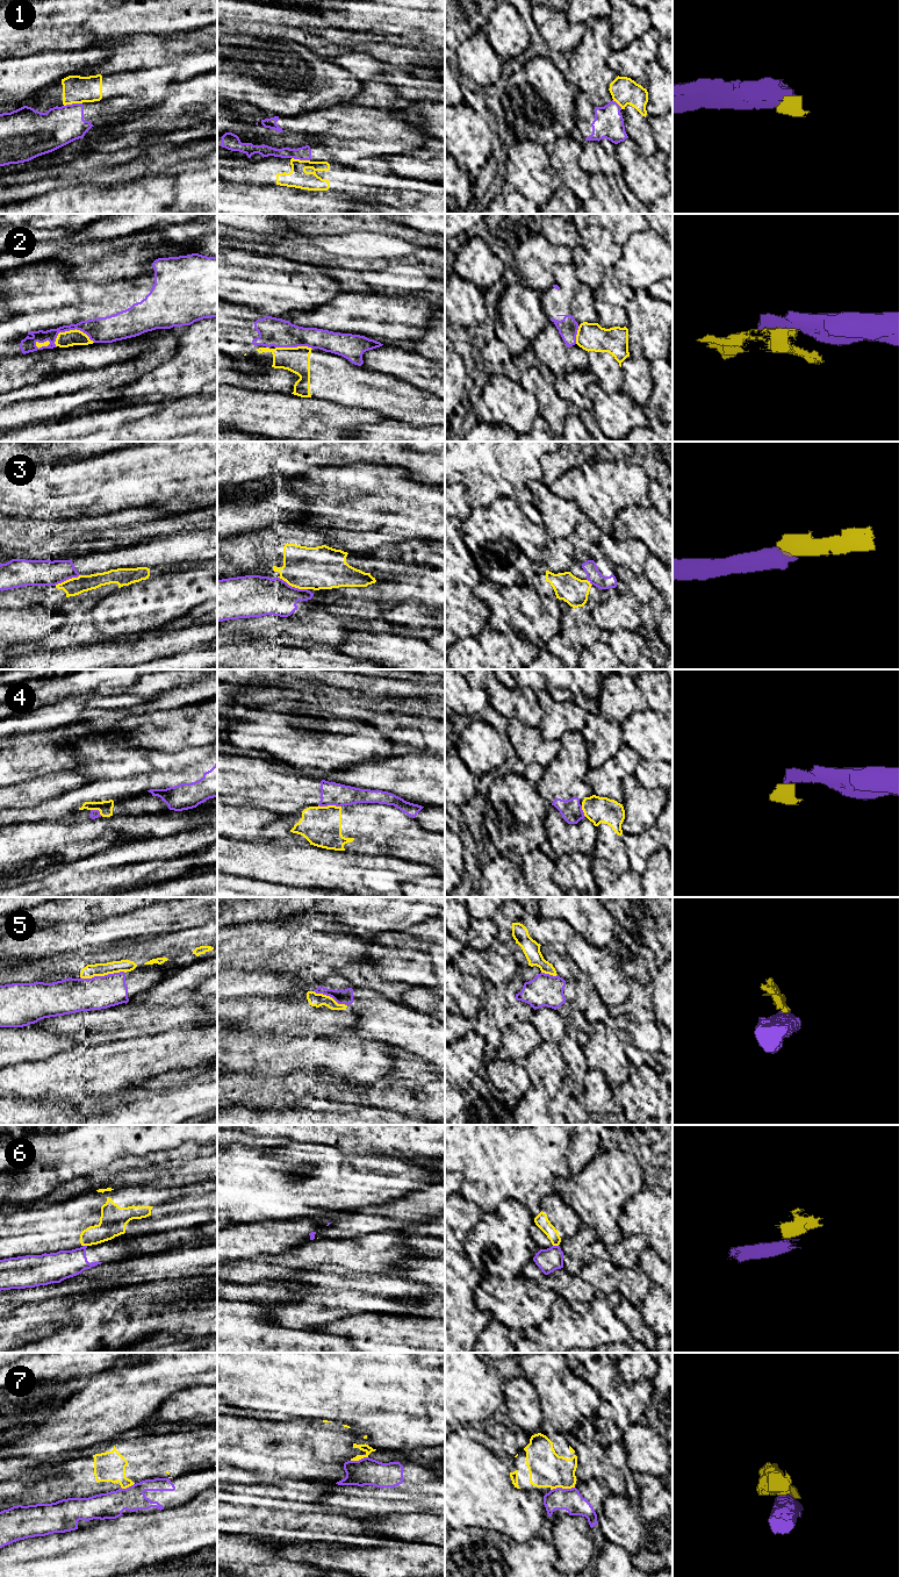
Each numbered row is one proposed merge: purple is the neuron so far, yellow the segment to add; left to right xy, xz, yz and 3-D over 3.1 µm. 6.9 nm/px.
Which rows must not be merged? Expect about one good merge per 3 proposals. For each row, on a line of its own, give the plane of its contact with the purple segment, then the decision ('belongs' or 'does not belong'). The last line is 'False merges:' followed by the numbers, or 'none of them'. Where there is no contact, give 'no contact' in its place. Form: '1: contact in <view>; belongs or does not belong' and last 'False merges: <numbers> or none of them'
1: contact in xy; does not belong
2: contact in xy; does not belong
3: contact in xz; does not belong
4: contact in xz; does not belong
5: contact in xy; does not belong
6: contact in yz; does not belong
7: contact in yz; does not belong
False merges: 1, 2, 3, 4, 5, 6, 7

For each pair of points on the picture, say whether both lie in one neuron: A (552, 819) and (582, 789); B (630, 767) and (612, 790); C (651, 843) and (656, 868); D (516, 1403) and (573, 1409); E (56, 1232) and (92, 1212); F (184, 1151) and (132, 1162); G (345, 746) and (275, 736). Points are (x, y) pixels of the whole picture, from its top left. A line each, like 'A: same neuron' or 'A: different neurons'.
A: different neurons
B: same neuron
C: different neurons
D: different neurons
E: same neuron
F: same neuron
G: same neuron

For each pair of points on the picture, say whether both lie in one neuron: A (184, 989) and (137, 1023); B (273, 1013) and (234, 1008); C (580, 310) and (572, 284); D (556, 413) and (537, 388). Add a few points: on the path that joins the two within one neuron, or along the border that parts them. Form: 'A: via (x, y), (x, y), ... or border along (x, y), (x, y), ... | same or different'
A: border along (188, 1001), (177, 1005), (135, 1006) | different
B: via (264, 1013), (243, 1010) | same
C: via (577, 303), (577, 296), (574, 291) | same
D: via (552, 407), (543, 394) | same

